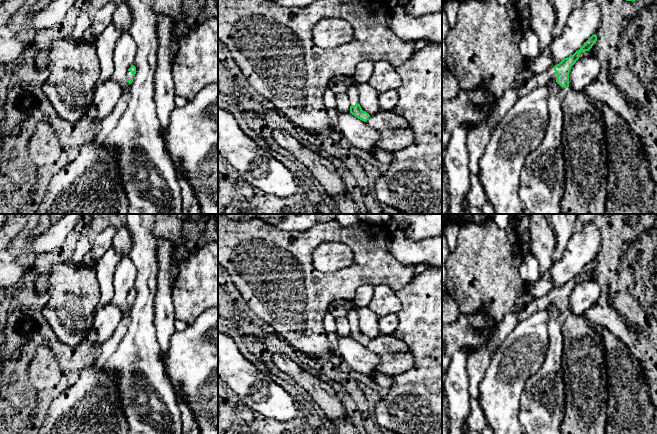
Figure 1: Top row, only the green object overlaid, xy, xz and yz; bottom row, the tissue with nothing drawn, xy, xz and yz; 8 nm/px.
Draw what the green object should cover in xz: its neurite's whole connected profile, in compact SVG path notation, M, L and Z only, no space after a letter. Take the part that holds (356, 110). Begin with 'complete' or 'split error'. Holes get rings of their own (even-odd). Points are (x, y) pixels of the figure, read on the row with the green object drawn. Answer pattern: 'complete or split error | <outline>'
split error | M353 82L347 89L346 93L350 100L350 113L358 119L366 122L369 119L370 115L362 110L358 100L357 88Z

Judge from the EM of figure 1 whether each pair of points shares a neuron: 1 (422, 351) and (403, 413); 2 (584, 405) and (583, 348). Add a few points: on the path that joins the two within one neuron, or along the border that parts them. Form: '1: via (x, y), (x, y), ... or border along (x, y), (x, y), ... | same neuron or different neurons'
1: via (422, 366), (422, 390), (414, 398) | same neuron
2: via (584, 391), (583, 362) | same neuron

